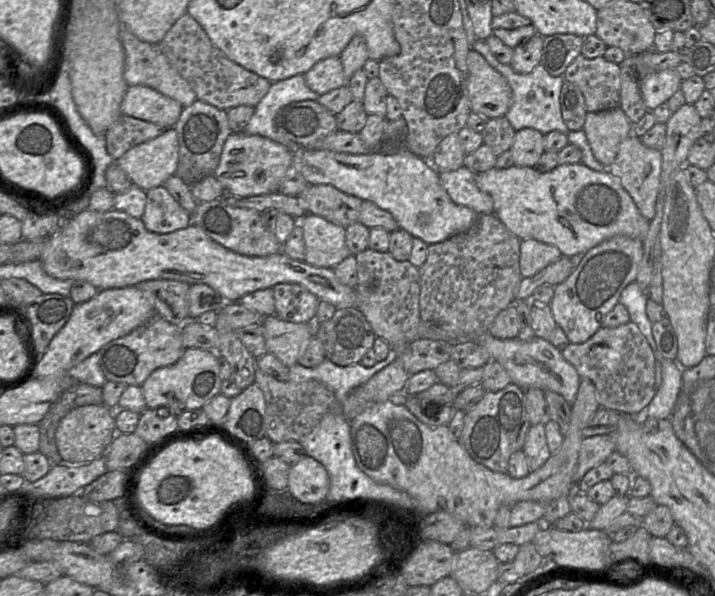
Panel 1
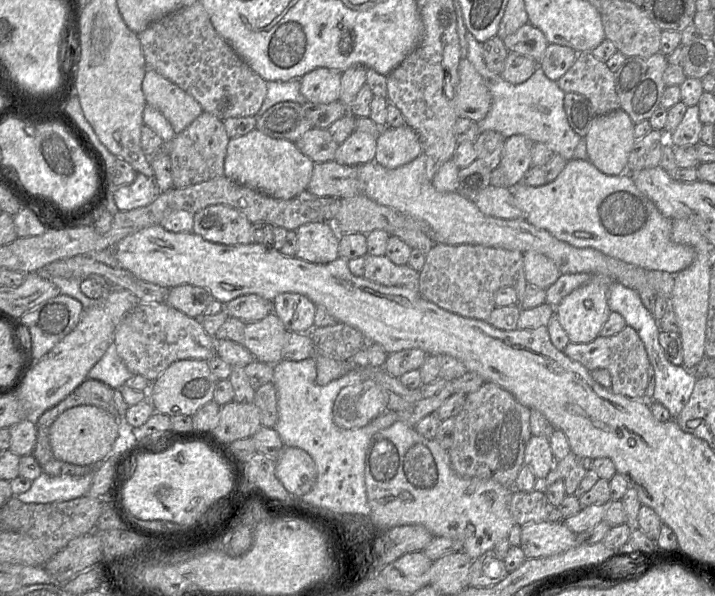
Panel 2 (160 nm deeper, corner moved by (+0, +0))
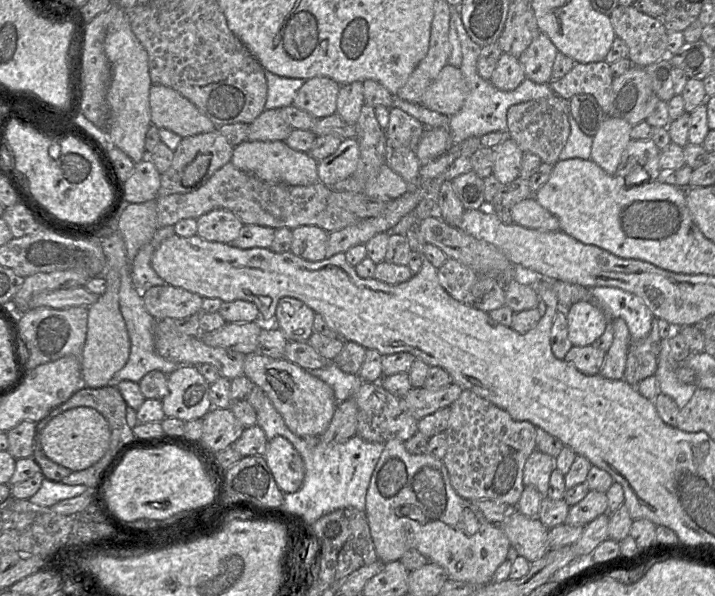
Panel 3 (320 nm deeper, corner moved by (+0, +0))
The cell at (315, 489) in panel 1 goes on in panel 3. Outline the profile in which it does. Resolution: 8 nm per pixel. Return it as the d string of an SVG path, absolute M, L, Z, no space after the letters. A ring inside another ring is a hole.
M276 436L269 440L263 457L283 493L295 493L301 488L305 465L301 455L286 438Z

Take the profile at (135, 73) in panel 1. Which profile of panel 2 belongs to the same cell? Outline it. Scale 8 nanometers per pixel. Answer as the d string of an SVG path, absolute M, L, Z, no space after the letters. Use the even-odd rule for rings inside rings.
M153 69L145 73L142 92L147 105L167 119L176 135L203 113L201 105L190 94Z

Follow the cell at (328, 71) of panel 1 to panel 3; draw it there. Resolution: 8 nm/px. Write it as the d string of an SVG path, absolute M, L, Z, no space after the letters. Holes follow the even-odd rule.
M314 77L305 81L297 91L292 106L304 110L315 119L336 113L340 84L328 77Z

